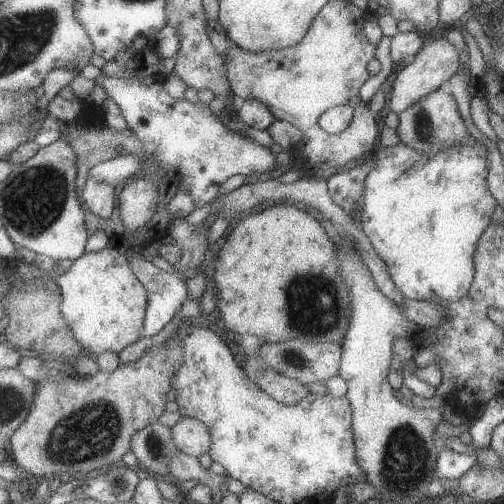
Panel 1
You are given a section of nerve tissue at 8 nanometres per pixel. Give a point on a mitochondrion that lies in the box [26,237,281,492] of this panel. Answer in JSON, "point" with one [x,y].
{"point":[90,433]}

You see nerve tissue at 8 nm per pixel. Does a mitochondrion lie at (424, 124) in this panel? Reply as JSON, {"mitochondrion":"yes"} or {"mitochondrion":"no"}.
{"mitochondrion":"yes"}

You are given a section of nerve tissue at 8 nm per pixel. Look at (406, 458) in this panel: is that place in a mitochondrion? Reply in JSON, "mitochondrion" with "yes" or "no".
{"mitochondrion":"yes"}

